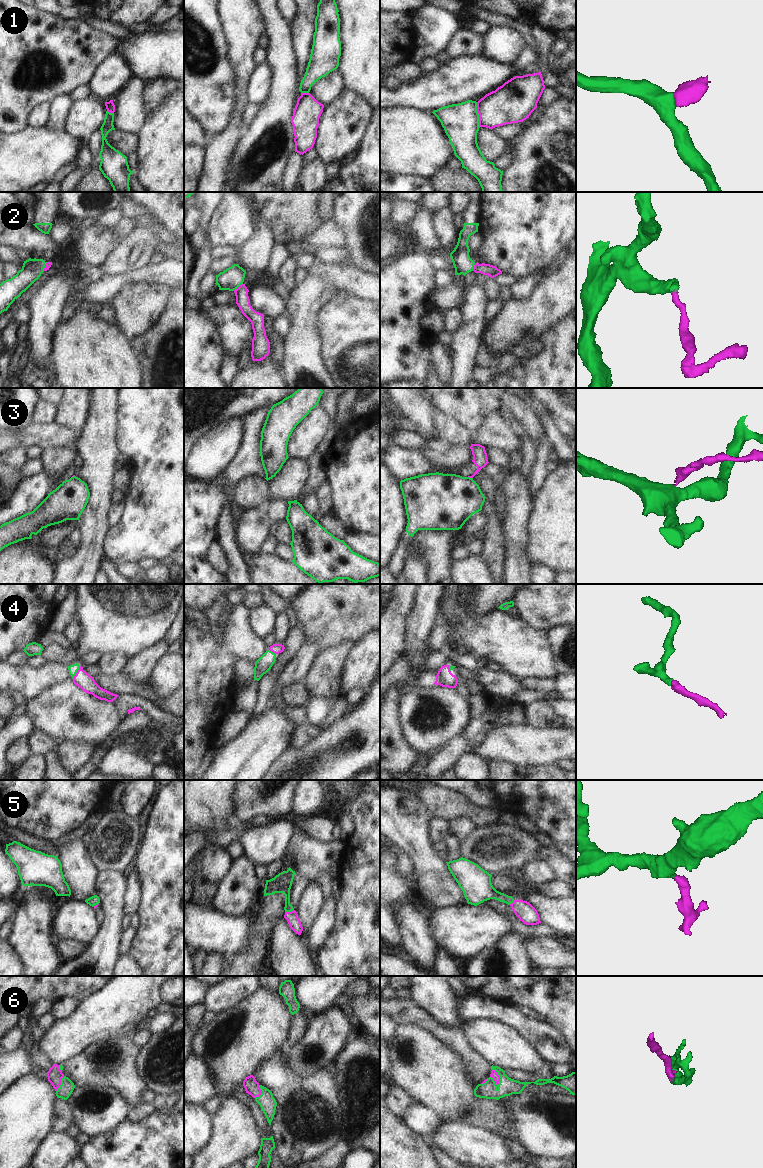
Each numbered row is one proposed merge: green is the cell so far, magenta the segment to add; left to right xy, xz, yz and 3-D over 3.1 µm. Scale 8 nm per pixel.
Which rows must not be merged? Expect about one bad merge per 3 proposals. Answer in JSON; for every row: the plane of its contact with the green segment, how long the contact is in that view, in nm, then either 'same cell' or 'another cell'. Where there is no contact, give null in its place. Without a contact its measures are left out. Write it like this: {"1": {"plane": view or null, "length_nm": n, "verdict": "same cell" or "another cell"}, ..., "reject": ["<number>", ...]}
{"1": {"plane": "yz", "length_nm": 200, "verdict": "another cell"}, "2": {"plane": "xz", "length_nm": 100, "verdict": "same cell"}, "3": {"plane": "yz", "length_nm": 40, "verdict": "another cell"}, "4": {"plane": "xy", "length_nm": 120, "verdict": "same cell"}, "5": {"plane": "xz", "length_nm": 80, "verdict": "same cell"}, "6": {"plane": "yz", "length_nm": 170, "verdict": "same cell"}, "reject": ["1", "3"]}

